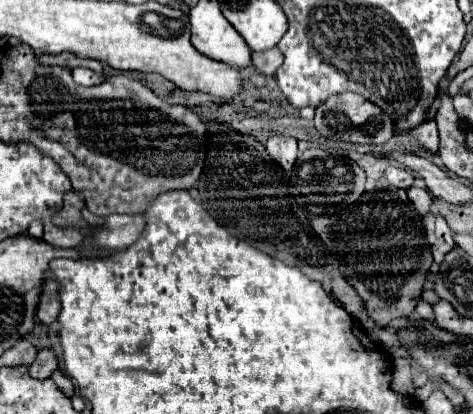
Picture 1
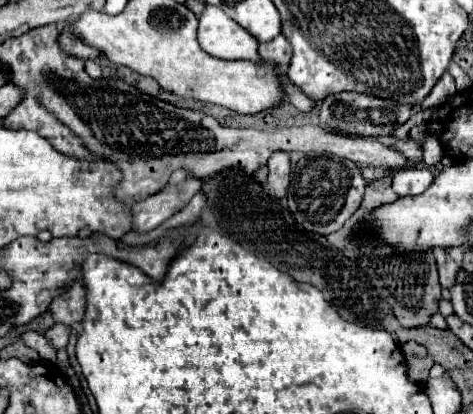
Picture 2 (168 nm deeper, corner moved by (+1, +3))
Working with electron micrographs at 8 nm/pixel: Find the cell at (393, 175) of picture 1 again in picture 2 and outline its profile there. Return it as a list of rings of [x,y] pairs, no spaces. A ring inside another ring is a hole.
[[[406,167],[396,171],[392,177],[392,189],[404,197],[404,195],[420,195],[430,183],[434,181],[434,175],[428,169],[416,169],[416,167]]]

